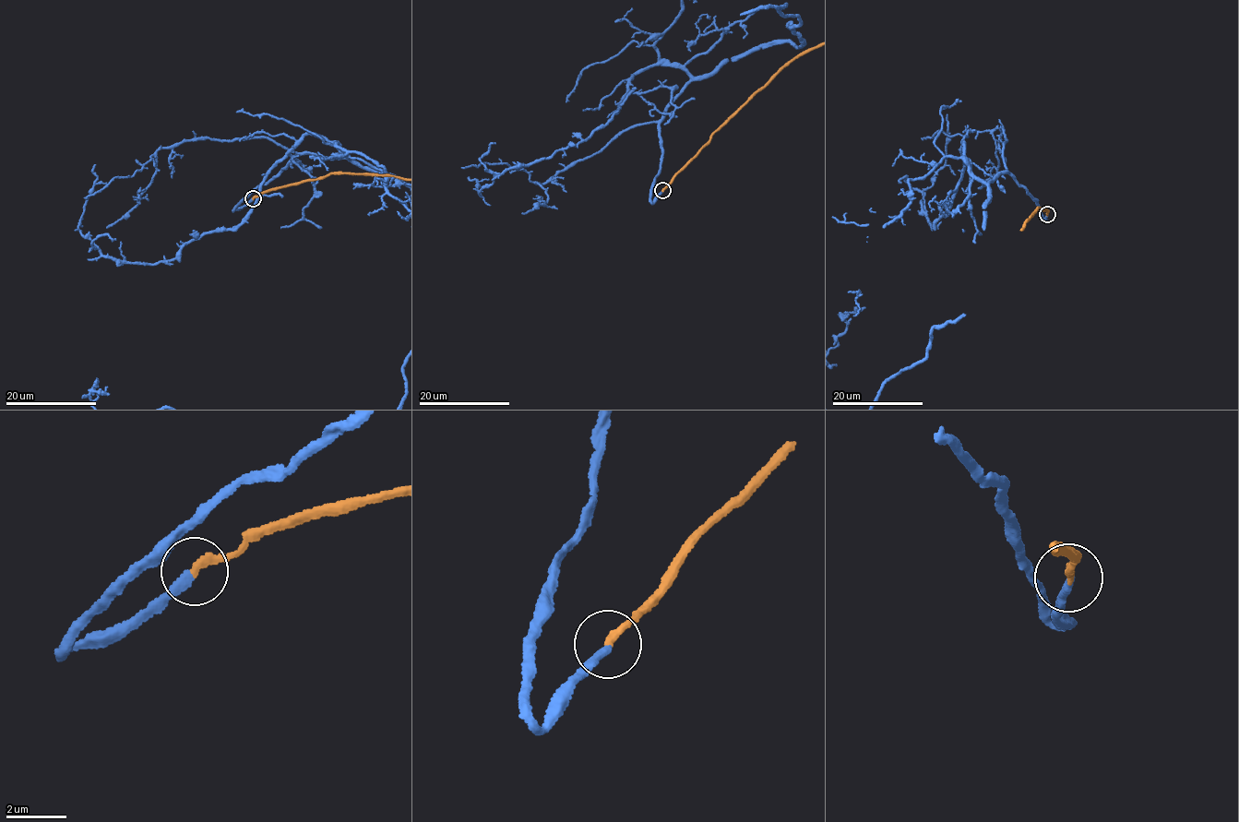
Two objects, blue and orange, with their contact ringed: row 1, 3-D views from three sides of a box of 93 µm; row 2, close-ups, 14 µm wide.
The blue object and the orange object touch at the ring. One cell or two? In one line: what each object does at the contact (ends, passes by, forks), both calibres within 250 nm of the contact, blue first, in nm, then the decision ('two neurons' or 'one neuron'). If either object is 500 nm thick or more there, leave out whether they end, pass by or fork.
blue ends | orange ends | 280/260 nm | one neuron

